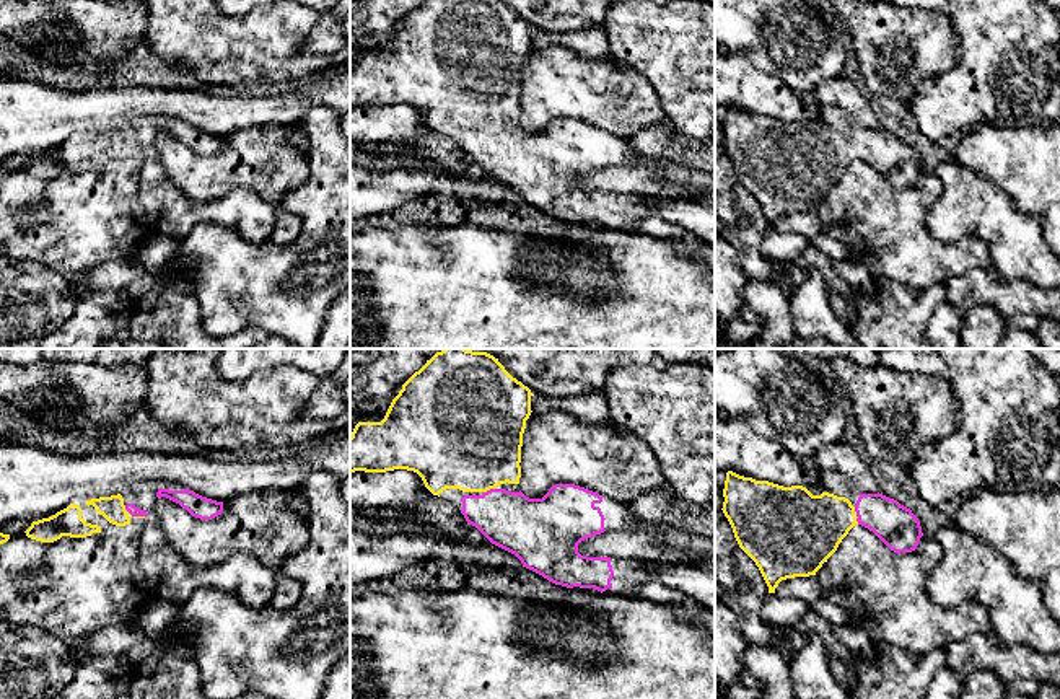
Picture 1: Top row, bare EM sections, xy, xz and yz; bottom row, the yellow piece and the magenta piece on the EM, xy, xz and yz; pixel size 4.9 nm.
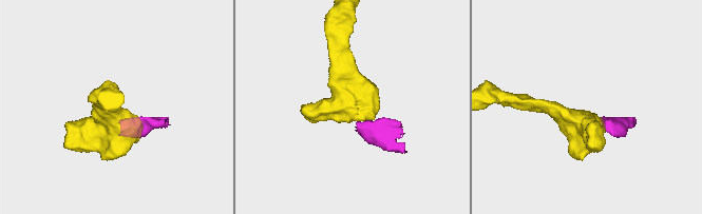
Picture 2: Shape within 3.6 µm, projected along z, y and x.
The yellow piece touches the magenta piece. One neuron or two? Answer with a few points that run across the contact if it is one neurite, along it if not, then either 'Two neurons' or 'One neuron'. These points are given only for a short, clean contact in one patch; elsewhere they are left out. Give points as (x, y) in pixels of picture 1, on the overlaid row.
Line: xy (113, 509), (127, 510), (134, 517), (135, 512). One neuron

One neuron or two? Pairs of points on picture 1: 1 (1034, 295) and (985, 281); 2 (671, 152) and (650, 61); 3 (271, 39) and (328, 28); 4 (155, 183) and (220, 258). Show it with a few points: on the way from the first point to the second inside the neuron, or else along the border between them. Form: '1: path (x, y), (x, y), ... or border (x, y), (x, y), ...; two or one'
1: path (1023, 295), (997, 292); one
2: border (666, 119), (679, 132), (697, 140); two
3: border (324, 17), (305, 41), (303, 52); two
4: border (232, 230), (197, 225), (179, 235); two

